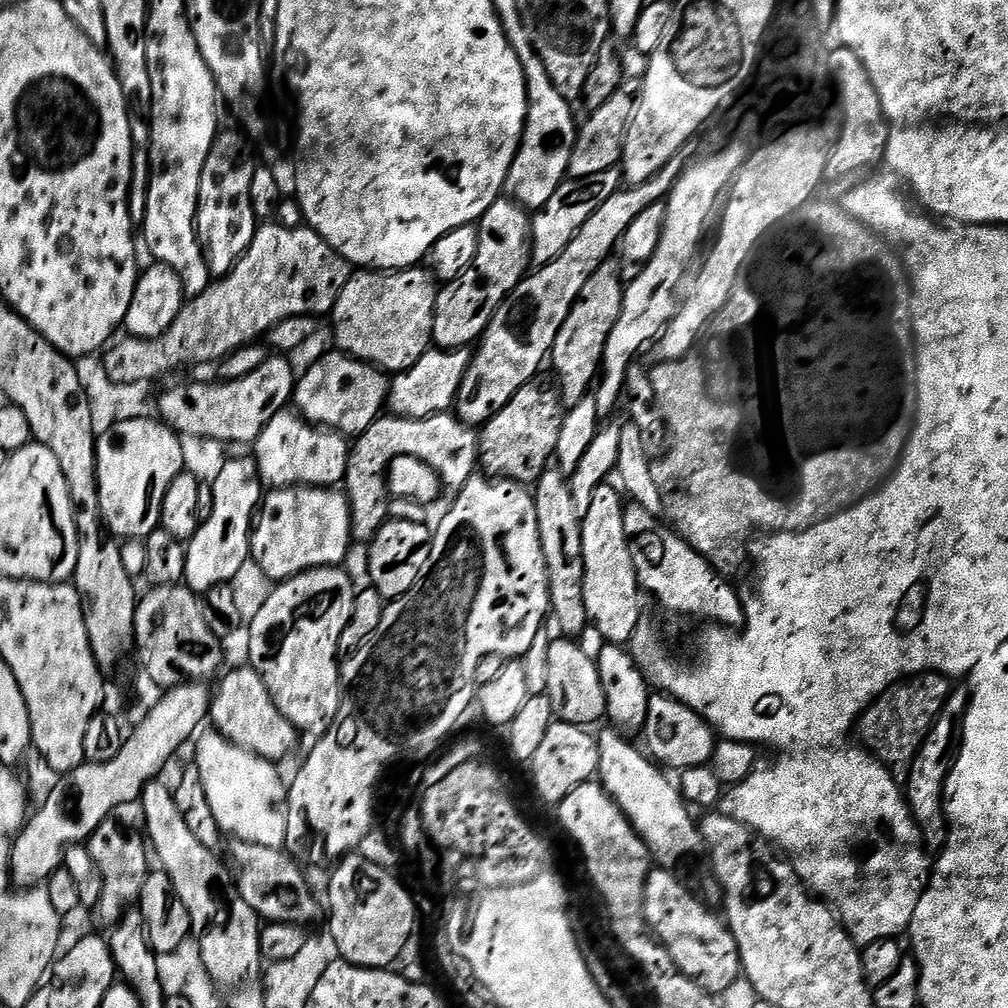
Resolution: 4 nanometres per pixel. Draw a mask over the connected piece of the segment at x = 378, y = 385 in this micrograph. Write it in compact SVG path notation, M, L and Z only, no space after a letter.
M339 350L312 364L297 379L294 408L310 424L331 428L348 438L362 435L379 420L388 402L390 380L381 369L355 360Z

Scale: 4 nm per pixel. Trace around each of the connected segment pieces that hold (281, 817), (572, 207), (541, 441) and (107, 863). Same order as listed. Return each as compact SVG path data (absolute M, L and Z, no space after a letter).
M215 730L206 732L195 741L194 767L202 778L202 786L206 786L206 799L210 801L210 810L214 810L217 829L221 833L229 832L232 840L283 849L286 845L288 784L280 777L276 769L279 767L230 742Z
M619 167L608 168L602 170L598 174L590 174L588 177L578 177L576 179L565 179L563 184L558 186L558 190L554 190L554 198L550 198L550 202L546 202L546 206L542 206L531 217L530 220L530 260L533 265L539 266L554 262L554 258L558 258L562 254L562 250L566 250L566 246L570 246L570 242L578 234L579 228L584 222L611 195L619 192L622 188L622 172Z
M537 375L536 379L526 382L526 386L514 394L511 402L502 406L502 410L498 410L479 429L478 464L489 477L507 478L518 484L532 486L555 457L558 430L562 430L566 409L560 398L559 387L554 386L553 377L544 375Z
M109 818L106 822L102 822L102 826L98 826L98 830L94 830L94 834L86 842L86 847L90 858L94 858L104 879L102 898L98 898L94 909L95 923L114 926L119 923L121 916L140 899L140 891L150 871L149 845L135 827L129 827L127 823L119 819Z

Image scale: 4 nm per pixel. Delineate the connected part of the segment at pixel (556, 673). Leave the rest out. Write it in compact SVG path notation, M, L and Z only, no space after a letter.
M560 636L547 648L547 693L551 700L553 715L565 724L592 726L607 713L605 692L601 684L597 661L592 654L580 648L573 639Z

